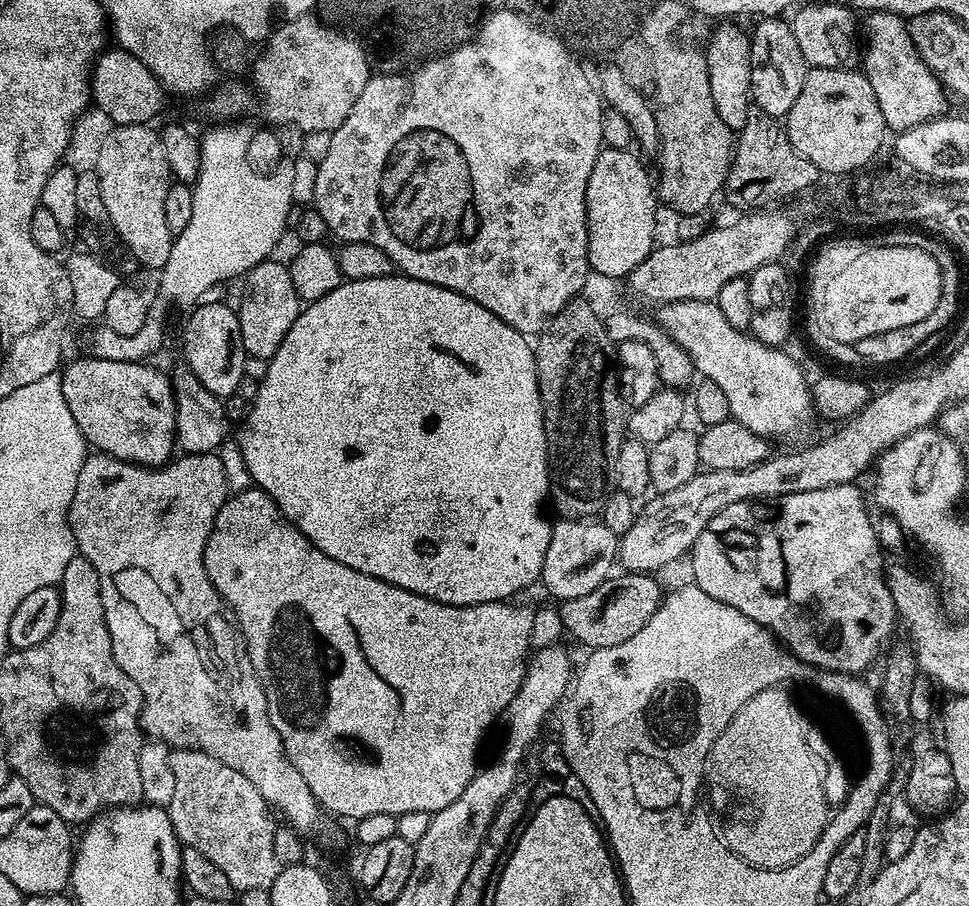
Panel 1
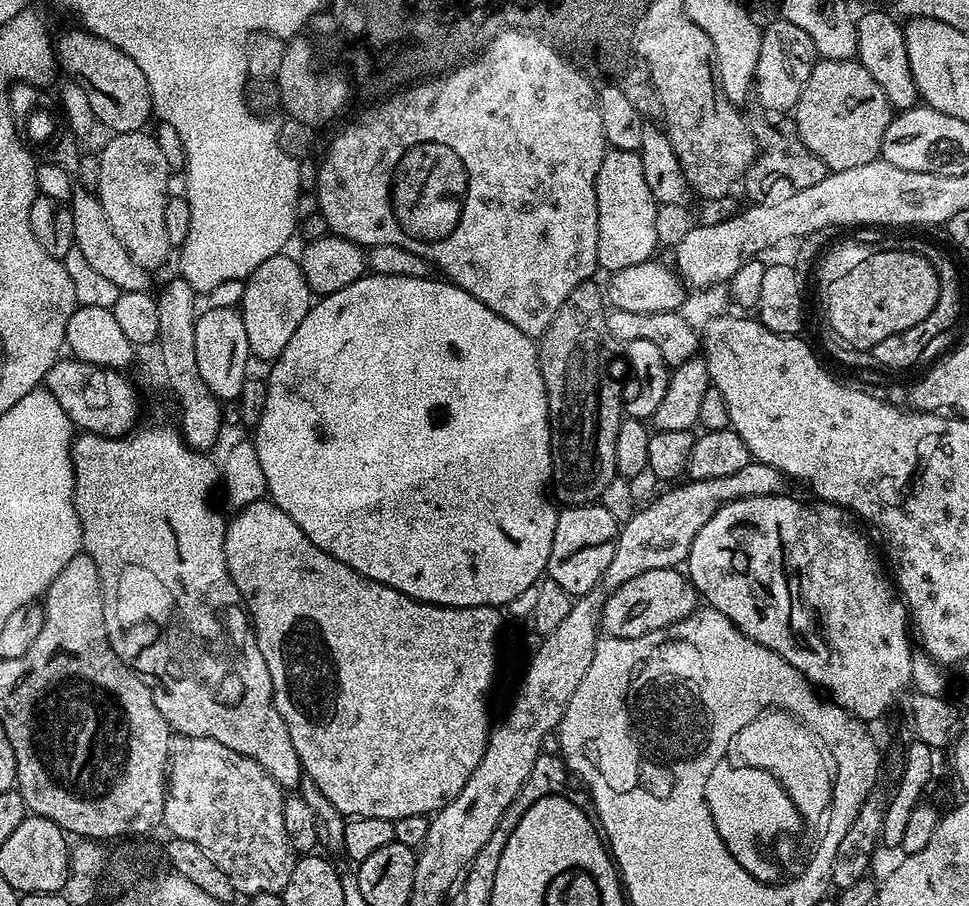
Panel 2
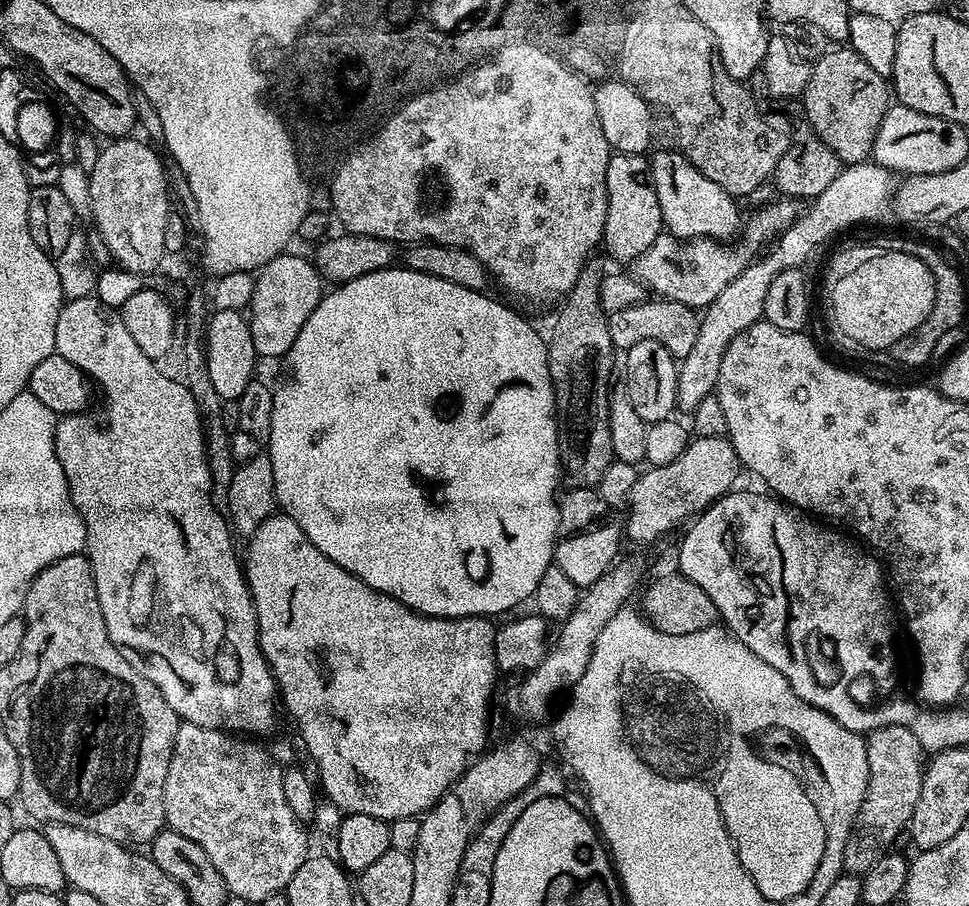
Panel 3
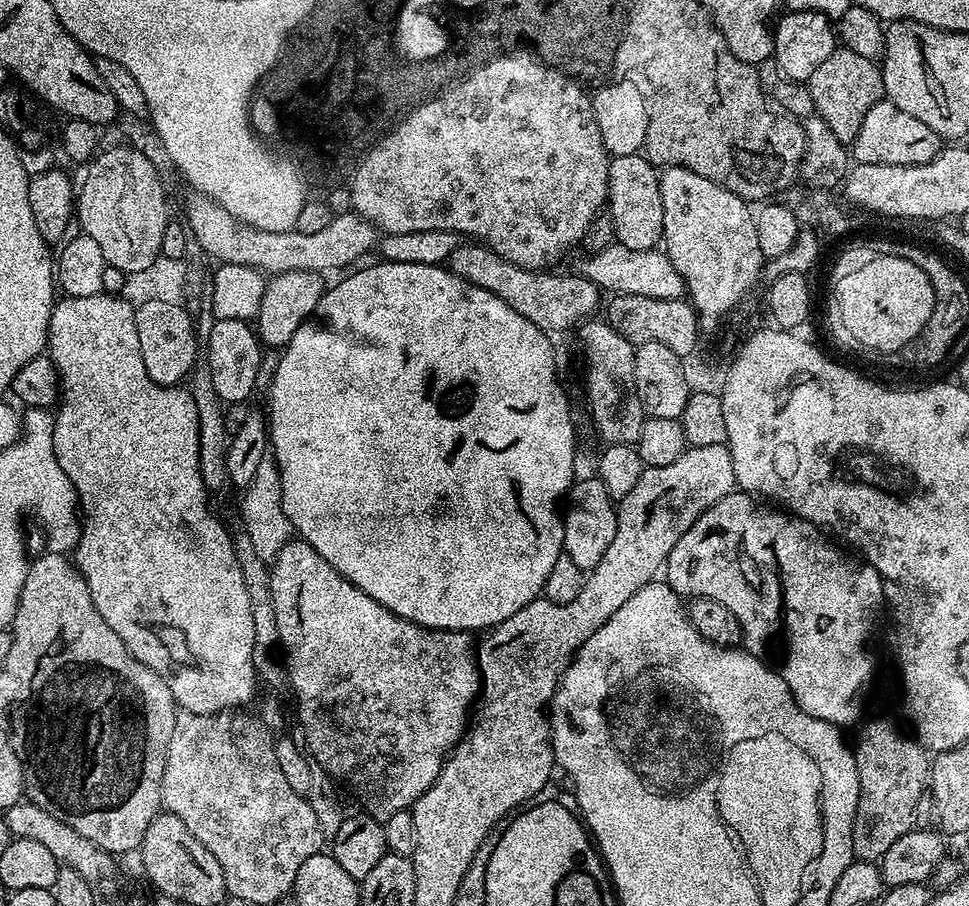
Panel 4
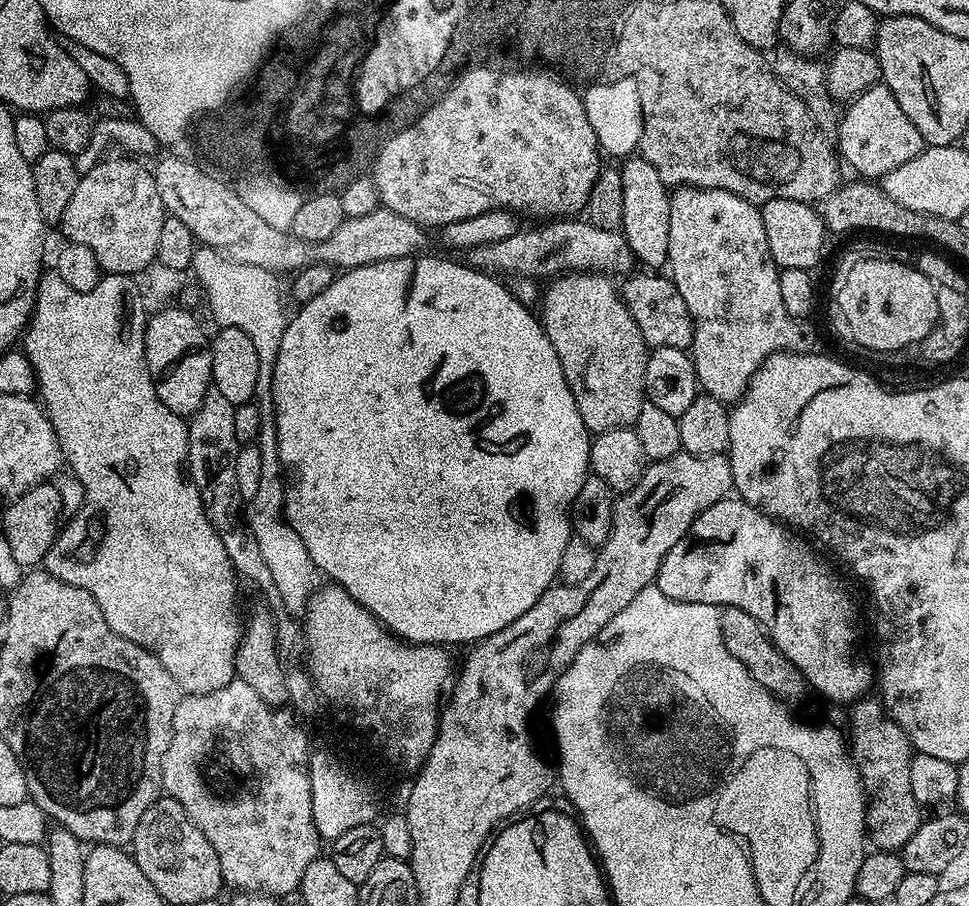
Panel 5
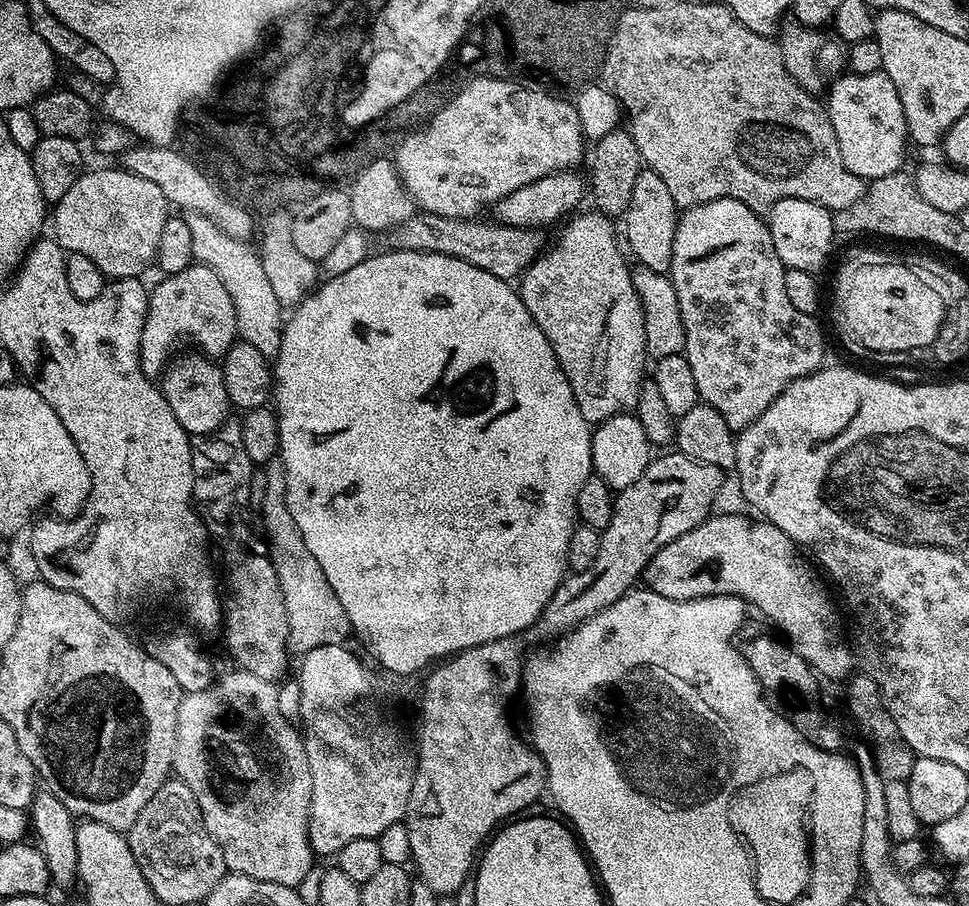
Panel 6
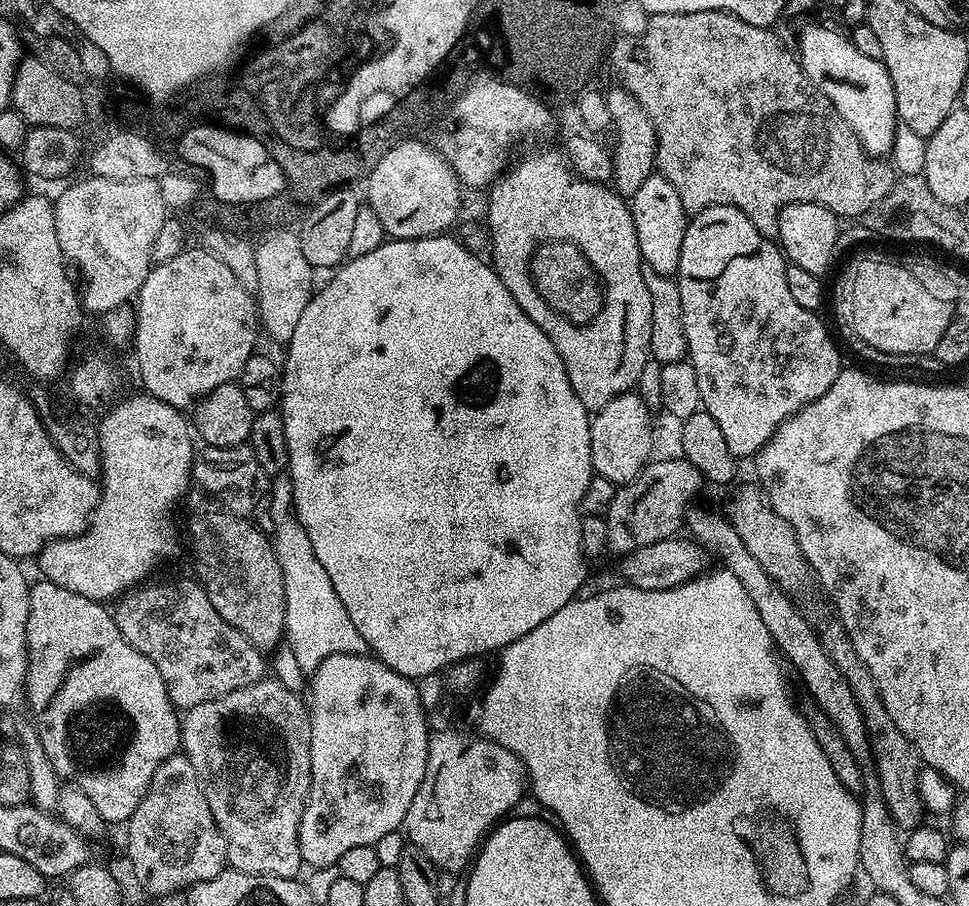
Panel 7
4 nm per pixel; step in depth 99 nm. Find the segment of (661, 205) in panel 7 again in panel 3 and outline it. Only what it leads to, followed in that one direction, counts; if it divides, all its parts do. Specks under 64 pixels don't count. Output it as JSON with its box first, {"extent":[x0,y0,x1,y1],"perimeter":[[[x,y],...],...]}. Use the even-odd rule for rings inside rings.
{"extent":[602,154,664,262],"perimeter":[[[612,154],[606,166],[606,198],[608,213],[604,227],[602,248],[616,260],[635,262],[642,250],[647,250],[654,238],[662,235],[664,219],[658,194],[652,185],[652,169],[647,155],[622,156]]]}

